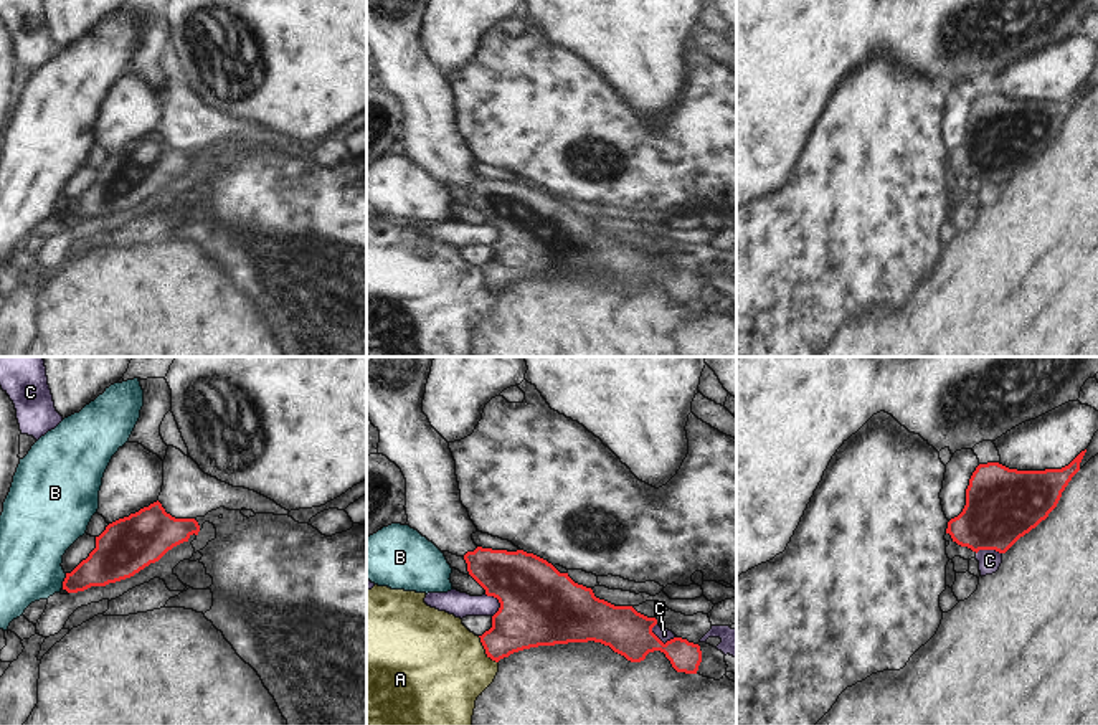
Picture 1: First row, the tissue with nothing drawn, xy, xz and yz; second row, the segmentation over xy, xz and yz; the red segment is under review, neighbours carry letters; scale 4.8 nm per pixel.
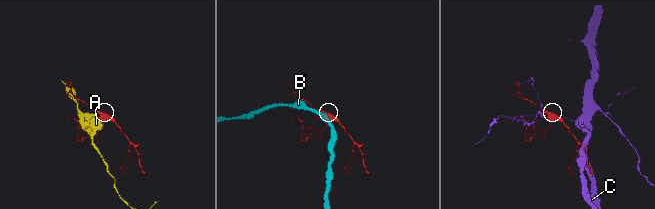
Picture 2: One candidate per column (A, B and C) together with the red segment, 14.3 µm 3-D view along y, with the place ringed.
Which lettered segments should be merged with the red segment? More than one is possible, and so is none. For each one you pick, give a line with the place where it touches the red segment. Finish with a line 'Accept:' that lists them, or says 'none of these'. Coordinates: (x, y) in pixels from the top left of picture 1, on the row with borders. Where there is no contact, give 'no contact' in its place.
Accept: none of these

